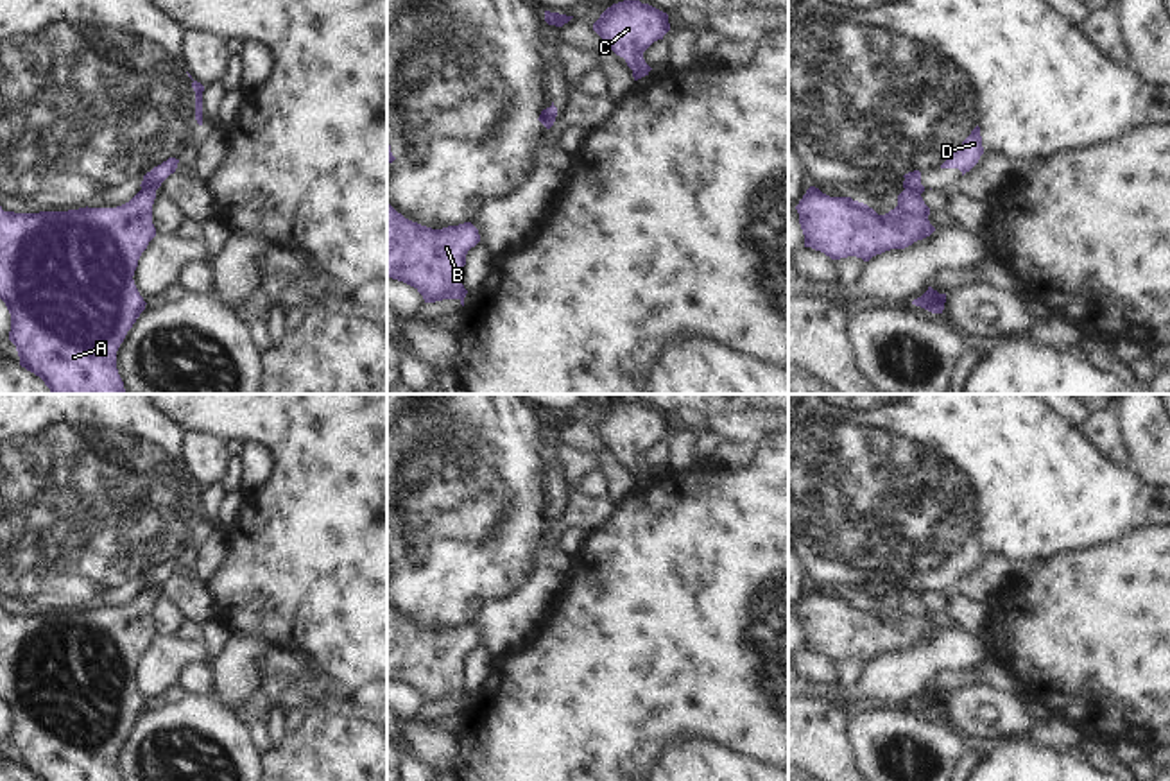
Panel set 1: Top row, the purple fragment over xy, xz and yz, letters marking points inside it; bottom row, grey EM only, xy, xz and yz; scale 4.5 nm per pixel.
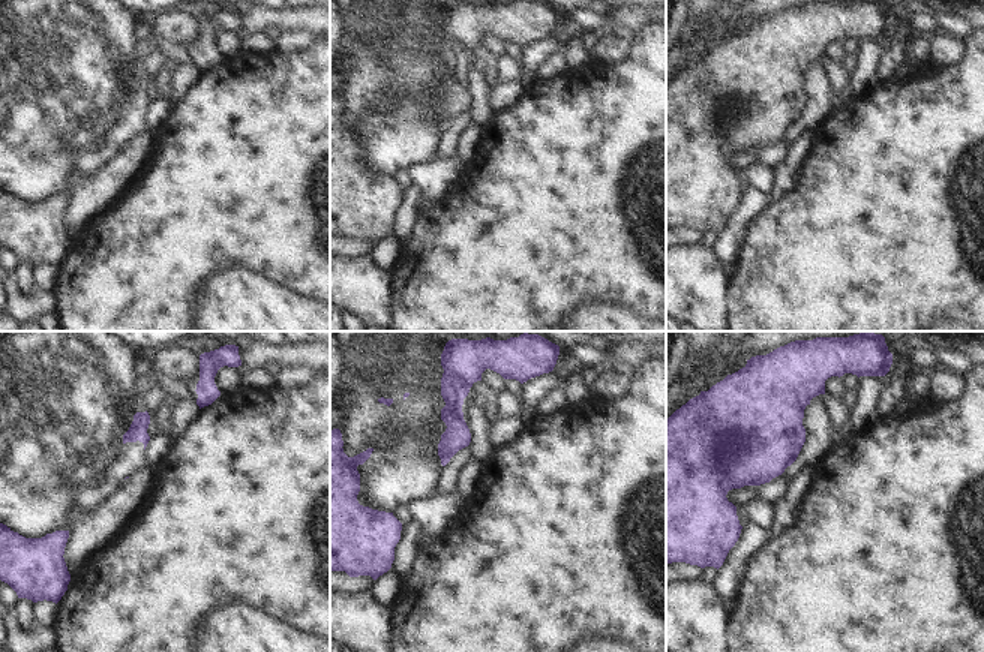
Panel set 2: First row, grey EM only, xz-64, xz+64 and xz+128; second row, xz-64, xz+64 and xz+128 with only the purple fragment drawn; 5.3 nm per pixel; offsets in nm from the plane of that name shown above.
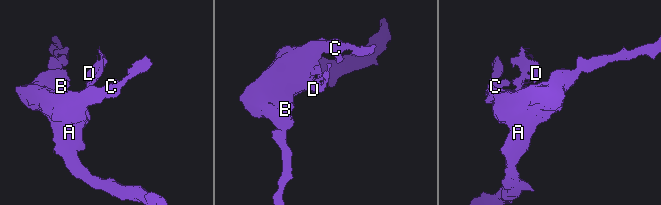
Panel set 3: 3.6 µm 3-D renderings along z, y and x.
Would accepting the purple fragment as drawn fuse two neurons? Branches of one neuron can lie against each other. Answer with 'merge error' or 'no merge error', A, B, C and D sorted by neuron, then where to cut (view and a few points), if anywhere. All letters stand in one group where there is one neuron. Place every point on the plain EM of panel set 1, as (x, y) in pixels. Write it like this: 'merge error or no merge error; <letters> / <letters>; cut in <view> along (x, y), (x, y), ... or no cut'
merge error; A B C / D; cut in yz along (905, 590), (920, 595)

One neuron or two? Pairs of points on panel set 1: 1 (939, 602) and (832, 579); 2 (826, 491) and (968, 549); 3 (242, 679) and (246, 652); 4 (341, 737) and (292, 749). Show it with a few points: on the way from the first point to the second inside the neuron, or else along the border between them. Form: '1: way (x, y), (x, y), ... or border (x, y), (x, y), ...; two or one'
1: border (929, 590), (921, 595); two
2: way (862, 497), (868, 500), (920, 500), (932, 513); one
3: way (242, 672), (242, 660); one
4: way (328, 749), (305, 749); one

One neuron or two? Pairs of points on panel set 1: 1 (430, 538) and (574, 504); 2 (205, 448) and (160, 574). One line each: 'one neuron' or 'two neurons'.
1: two neurons
2: two neurons

